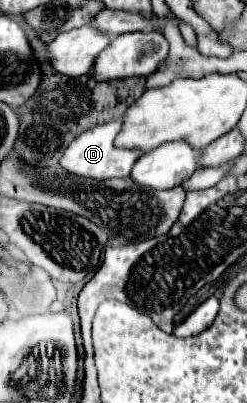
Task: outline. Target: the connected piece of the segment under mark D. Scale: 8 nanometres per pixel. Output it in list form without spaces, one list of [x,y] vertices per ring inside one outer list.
[[[113,120],[101,126],[95,126],[87,132],[83,132],[81,136],[77,136],[65,150],[63,158],[61,158],[61,166],[71,172],[71,174],[79,174],[79,176],[91,176],[91,178],[125,178],[131,174],[135,162],[143,156],[143,150],[133,148],[117,148],[115,146],[115,138],[119,134],[123,126],[123,120]]]

